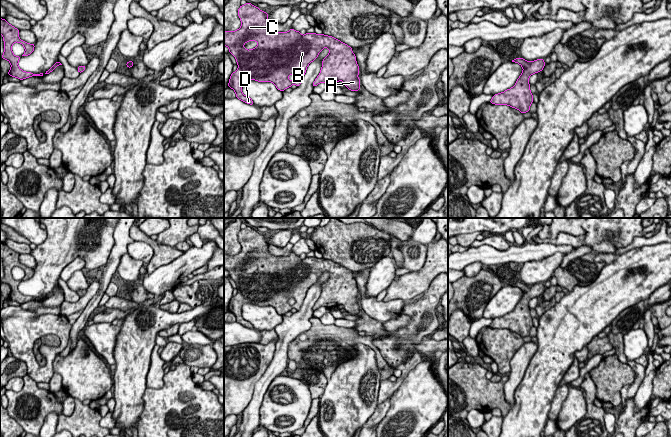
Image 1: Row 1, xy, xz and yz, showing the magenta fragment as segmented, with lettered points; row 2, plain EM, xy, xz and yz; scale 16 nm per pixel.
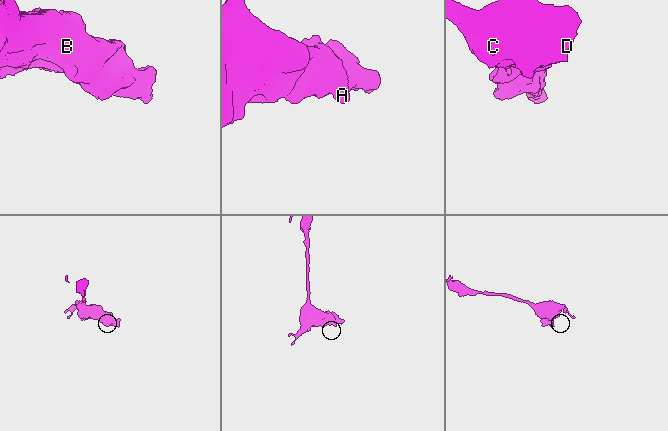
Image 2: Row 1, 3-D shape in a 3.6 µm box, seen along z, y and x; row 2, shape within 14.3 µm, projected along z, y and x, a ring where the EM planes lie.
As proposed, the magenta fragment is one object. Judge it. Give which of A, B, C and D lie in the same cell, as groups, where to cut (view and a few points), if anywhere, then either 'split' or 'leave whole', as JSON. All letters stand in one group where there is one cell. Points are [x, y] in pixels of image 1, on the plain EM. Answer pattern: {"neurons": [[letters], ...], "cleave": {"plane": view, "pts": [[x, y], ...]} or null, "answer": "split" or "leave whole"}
{"neurons": [["A", "B", "C", "D"]], "cleave": null, "answer": "leave whole"}

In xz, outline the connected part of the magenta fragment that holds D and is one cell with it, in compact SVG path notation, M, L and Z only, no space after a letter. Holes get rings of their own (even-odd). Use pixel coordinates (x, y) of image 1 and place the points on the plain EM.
M249 226L240 230L238 233L238 240L241 244L241 251L236 255L224 255L224 270L229 272L229 276L237 285L238 293L231 298L228 311L235 315L236 322L239 324L247 328L254 329L252 323L242 317L242 306L246 303L258 306L272 306L280 315L284 315L293 308L298 311L304 302L308 289L317 283L323 272L328 272L329 278L322 285L320 297L313 306L313 311L322 306L331 309L338 307L339 305L343 305L346 312L351 315L358 315L361 313L360 303L358 302L360 293L356 285L356 280L352 275L352 271L347 268L332 260L324 258L306 257L305 259L302 259L301 256L292 252L288 256L274 256L268 251L268 237L260 234L258 231ZM248 265L256 265L258 267L257 271L250 274L245 273L243 270Z

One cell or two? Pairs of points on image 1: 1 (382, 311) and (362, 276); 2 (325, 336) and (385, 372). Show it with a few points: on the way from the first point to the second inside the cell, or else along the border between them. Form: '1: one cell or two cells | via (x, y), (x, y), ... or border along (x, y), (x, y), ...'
1: one cell | via (372, 305), (363, 296), (362, 286)
2: one cell | via (343, 339), (365, 339), (376, 350), (377, 354)

